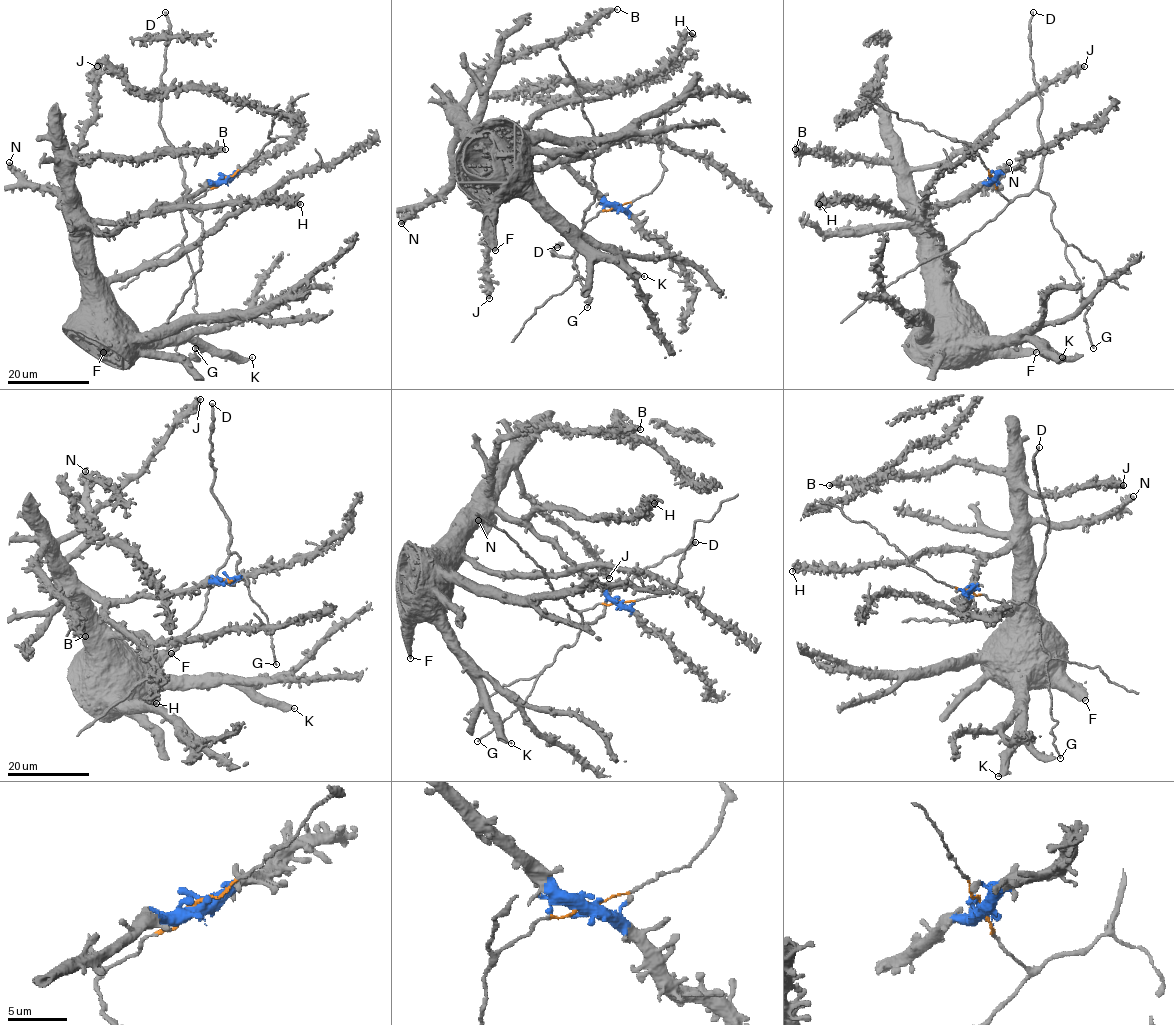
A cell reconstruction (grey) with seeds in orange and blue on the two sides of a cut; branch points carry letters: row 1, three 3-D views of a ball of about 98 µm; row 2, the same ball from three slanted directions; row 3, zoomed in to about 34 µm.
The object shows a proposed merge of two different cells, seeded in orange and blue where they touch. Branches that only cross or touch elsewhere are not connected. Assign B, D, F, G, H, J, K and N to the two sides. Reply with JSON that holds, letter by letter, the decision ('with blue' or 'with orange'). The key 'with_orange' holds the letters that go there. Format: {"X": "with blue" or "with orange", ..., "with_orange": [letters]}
{"B": "with blue", "D": "with orange", "F": "with blue", "G": "with orange", "H": "with blue", "J": "with blue", "K": "with blue", "N": "with blue", "with_orange": ["D", "G"]}

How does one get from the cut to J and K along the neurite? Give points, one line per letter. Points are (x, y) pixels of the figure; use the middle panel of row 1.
J: (616, 206), (525, 141), (482, 137), (462, 123), (468, 183), (473, 203), (485, 217), (489, 298)
K: (616, 206), (605, 203), (564, 165), (525, 141), (483, 143), (512, 182), (567, 237), (621, 258), (644, 277)

